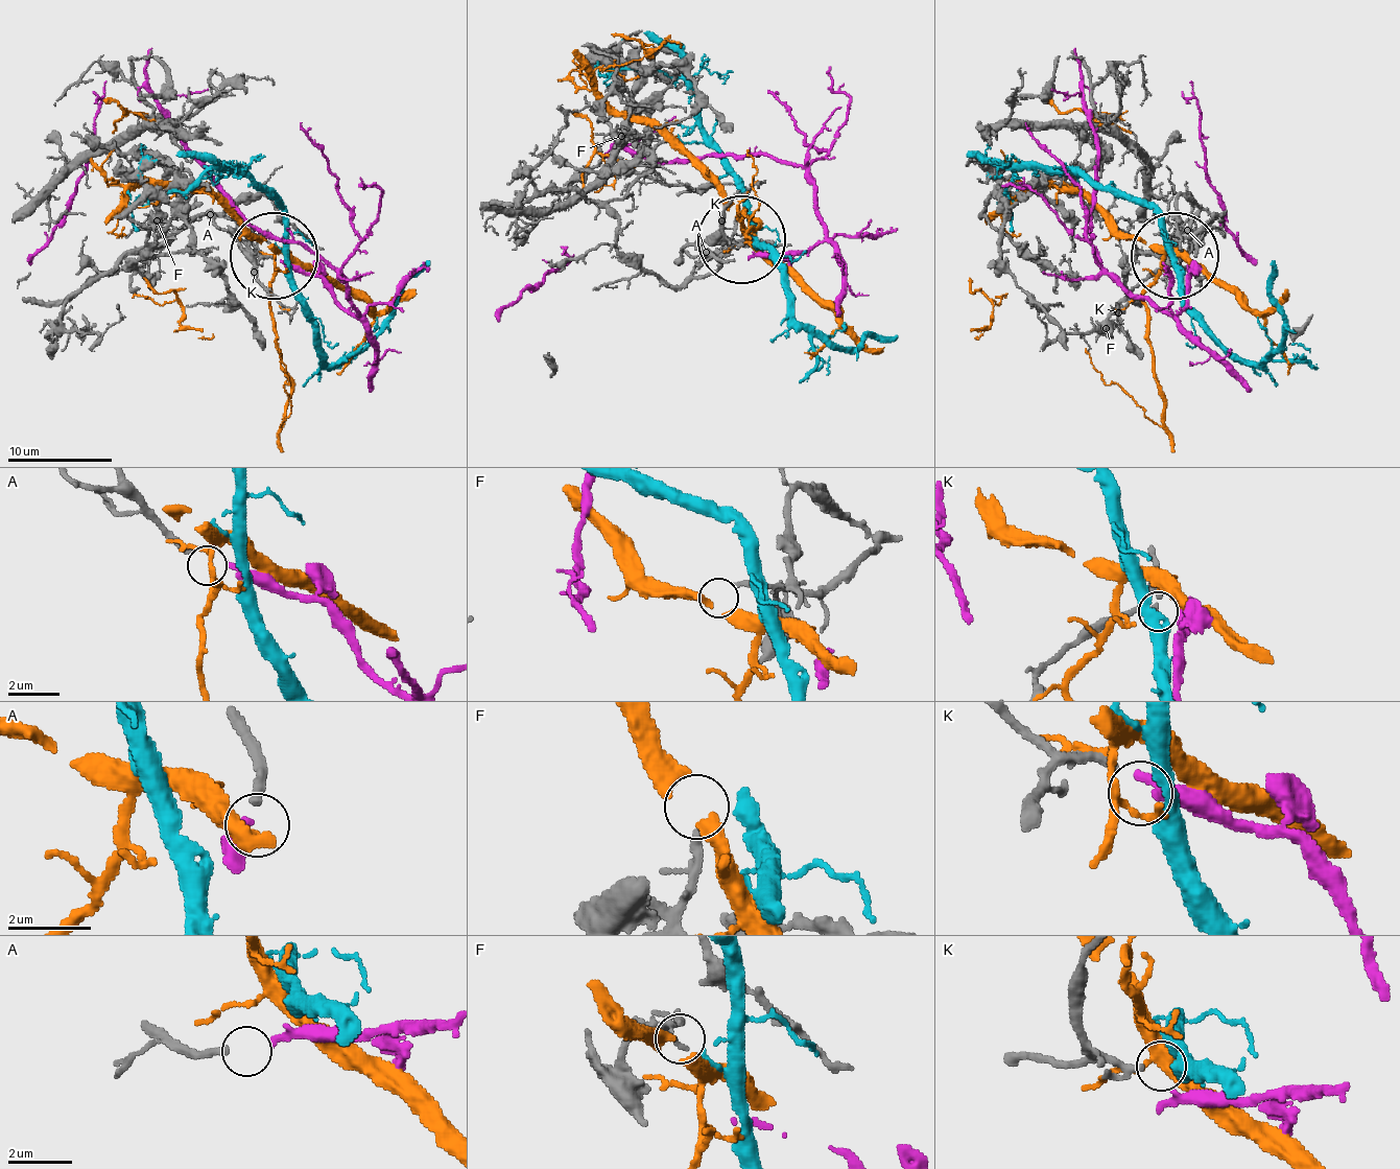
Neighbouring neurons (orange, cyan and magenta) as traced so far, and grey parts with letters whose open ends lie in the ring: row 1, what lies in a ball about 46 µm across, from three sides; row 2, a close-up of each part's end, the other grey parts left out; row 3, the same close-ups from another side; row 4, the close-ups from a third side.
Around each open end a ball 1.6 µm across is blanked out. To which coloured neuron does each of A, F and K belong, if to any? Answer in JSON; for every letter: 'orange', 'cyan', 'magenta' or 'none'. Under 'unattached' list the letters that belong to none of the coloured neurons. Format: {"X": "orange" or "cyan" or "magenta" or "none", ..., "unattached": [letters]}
{"A": "magenta", "F": "none", "K": "cyan", "unattached": ["F"]}

